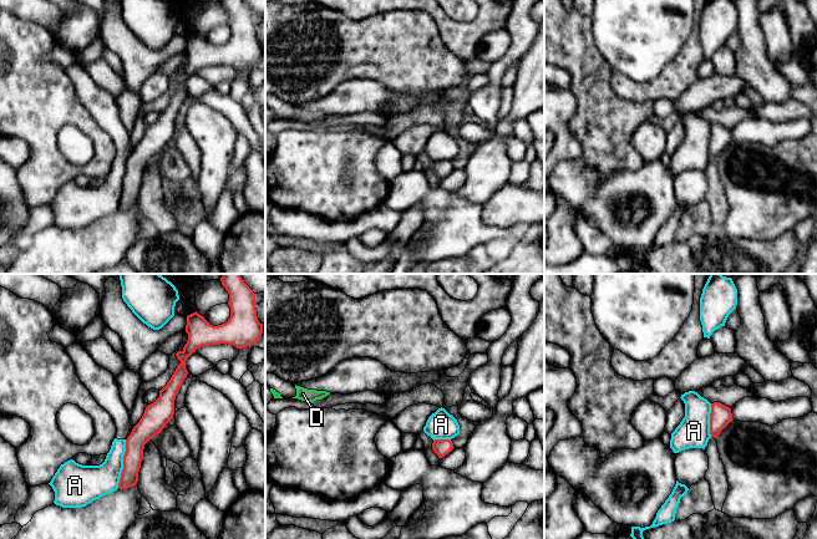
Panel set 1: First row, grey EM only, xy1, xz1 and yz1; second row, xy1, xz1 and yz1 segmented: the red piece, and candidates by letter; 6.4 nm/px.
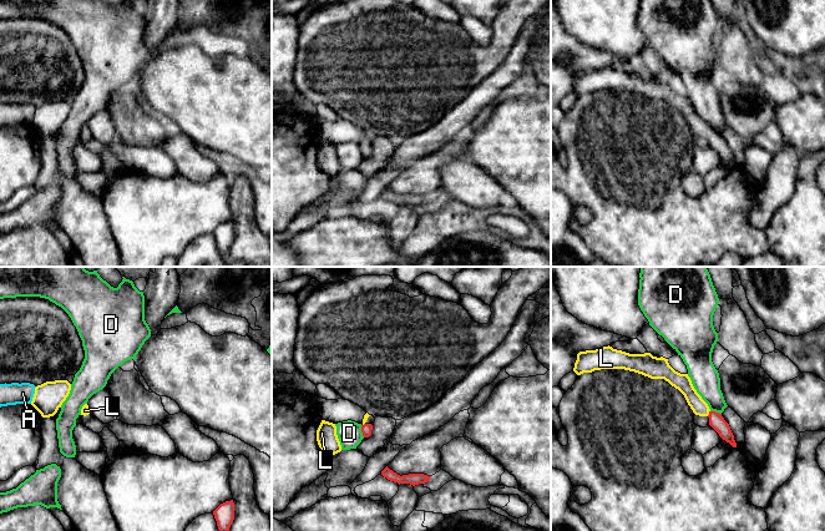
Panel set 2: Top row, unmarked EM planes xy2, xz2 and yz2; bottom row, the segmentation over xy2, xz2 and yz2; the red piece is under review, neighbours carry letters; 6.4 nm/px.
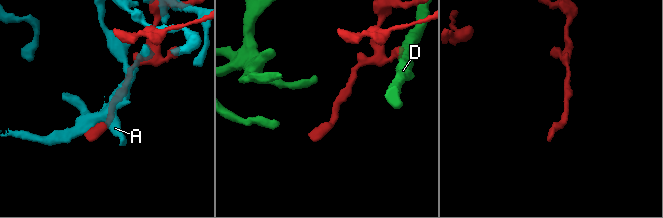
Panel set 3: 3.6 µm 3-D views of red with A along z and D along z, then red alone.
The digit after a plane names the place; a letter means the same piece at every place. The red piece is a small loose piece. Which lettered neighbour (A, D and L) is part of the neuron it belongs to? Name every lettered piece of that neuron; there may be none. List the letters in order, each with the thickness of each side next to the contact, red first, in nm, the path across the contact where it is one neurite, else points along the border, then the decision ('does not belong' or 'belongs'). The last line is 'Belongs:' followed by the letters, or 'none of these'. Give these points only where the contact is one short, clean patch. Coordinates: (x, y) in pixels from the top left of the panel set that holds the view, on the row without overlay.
A: 140 nm thick on the red side, 220 nm on the other; does not belong
D: 70 nm thick on the red side, 160 nm on the other; does not belong
L: 100 nm thick on the red side, 100 nm on the other; runs through yz2 (717, 142), (709, 133), (691, 116), (683, 105); belongs
Belongs: L

